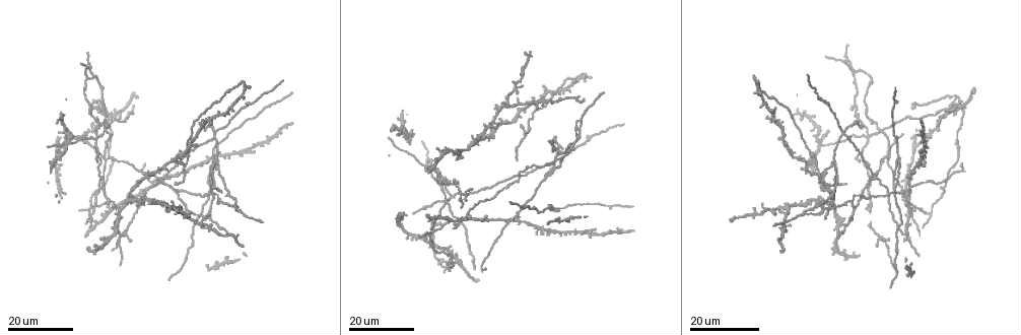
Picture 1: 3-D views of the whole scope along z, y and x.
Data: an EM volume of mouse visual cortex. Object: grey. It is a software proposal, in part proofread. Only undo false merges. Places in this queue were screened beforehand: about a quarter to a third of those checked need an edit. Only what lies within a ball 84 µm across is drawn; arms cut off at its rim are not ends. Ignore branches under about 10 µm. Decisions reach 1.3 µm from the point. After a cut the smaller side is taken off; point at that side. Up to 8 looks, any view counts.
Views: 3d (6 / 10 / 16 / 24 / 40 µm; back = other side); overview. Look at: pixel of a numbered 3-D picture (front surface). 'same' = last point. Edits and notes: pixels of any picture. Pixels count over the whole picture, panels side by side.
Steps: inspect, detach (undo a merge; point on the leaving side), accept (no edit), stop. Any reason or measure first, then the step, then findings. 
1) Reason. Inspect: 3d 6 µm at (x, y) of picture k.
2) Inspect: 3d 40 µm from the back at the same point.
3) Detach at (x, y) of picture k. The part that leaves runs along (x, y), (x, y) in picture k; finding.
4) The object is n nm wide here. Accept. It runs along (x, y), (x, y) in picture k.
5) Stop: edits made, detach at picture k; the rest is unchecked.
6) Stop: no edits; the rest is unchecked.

Three arms meet. Inspect: 3d 16 µm at (404, 131) of picture 1.

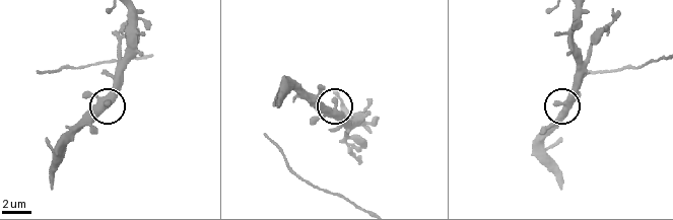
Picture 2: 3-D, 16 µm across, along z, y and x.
Inspect: 3d 6 µm at (336, 109) of picture 2.

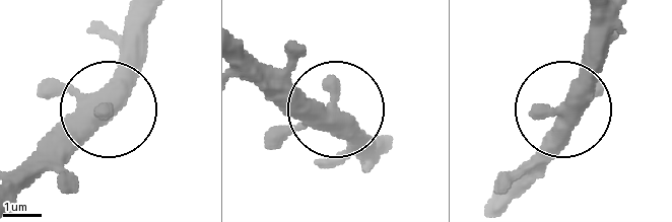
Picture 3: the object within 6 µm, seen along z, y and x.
3 arms meet here. Accept. All the same neuron.

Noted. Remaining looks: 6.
Four or more arms meet. Inspect: 3d 24 µm at (113, 116) of picture 1.

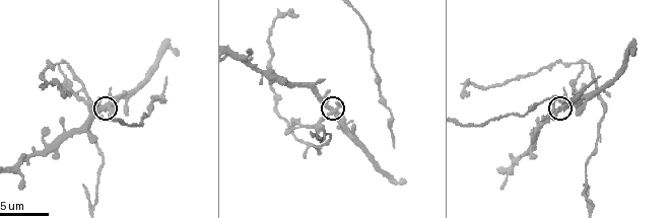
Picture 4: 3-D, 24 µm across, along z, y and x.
Inspect: 3d 6 µm at (104, 107) of picture 4.

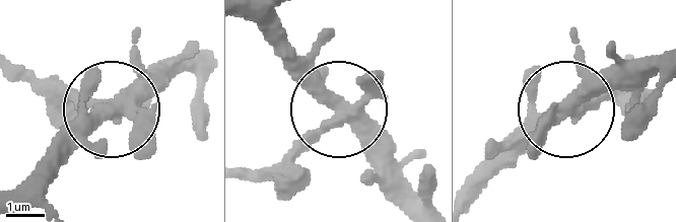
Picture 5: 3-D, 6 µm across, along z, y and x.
The side arm is 14 µm long. Detach at (313, 141) of picture 5. The part that leaves runs along (356, 108), (330, 116), (272, 164), (243, 167) in picture 5; two neurons meet here.

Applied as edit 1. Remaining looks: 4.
Looks like a crossing. Inspect: 3d 16 µm at (867, 135) of picture 1.

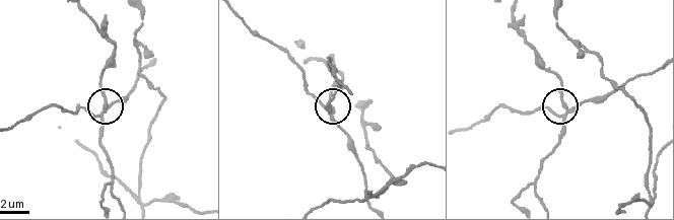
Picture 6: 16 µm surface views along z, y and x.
Inspect: 3d 6 µm at (570, 112) of picture 6.

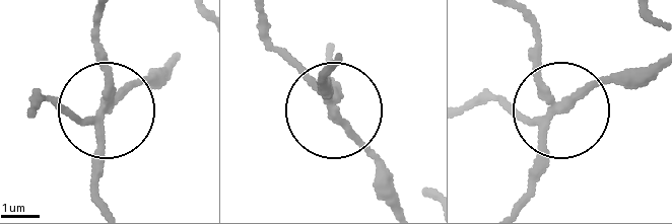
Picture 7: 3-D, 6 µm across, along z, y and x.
Inspect: 3d 6 µm from the back at (330, 105) of picture 7.

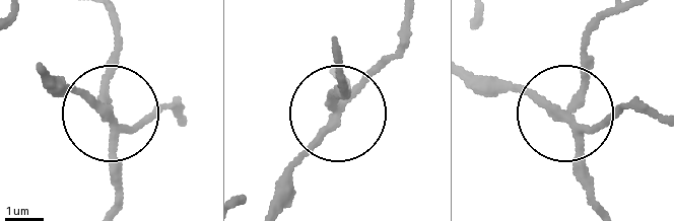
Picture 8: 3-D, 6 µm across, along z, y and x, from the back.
Detach at (150, 121) of picture 8. The part that leaves runs along (111, 120), (56, 74) in picture 8; two neurons meet here.

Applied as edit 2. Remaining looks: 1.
Stop: edits made, detach at picture 5, detach at picture 8; the rest is unchecked.

